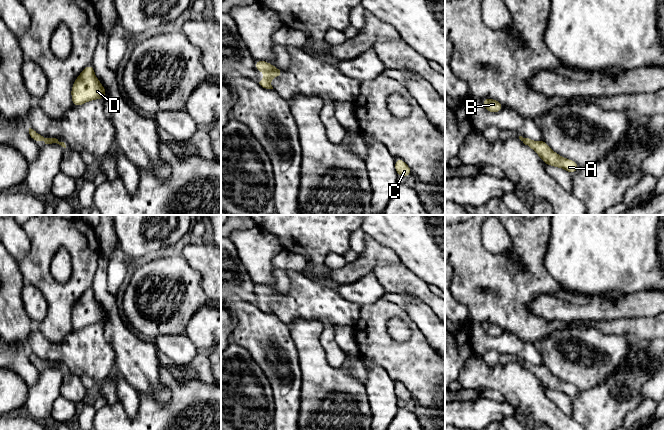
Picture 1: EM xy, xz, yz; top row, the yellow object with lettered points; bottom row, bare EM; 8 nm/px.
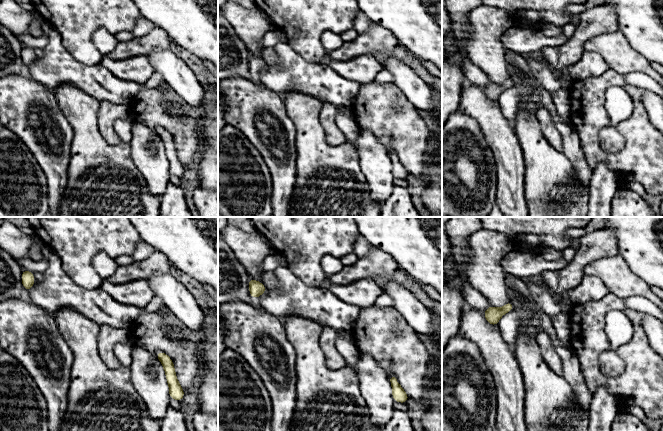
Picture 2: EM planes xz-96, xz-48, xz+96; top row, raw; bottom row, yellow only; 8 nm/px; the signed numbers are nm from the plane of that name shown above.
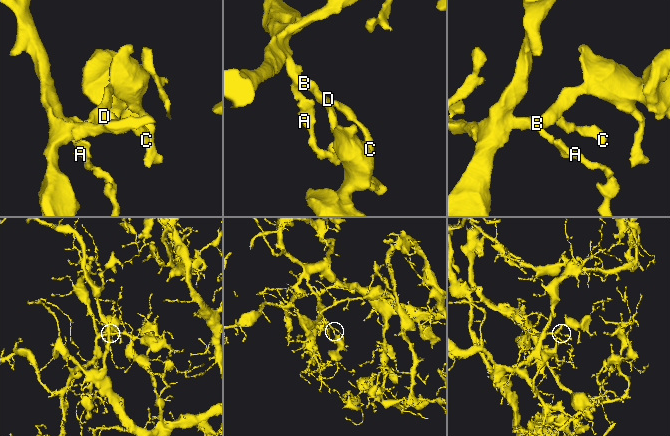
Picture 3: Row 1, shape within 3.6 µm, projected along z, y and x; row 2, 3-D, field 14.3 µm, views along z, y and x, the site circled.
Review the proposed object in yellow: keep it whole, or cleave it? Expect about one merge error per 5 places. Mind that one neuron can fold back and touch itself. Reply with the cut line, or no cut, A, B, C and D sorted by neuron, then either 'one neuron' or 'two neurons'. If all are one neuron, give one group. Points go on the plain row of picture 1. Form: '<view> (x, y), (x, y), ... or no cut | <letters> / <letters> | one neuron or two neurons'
no cut | A B C D | one neuron

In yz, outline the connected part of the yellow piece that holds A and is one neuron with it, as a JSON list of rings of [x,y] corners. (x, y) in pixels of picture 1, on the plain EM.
[[[519,360],[519,363],[525,369],[533,373],[547,389],[560,391],[571,398],[577,396],[580,392],[575,385],[566,383],[554,376],[544,364],[533,365],[529,362],[523,362],[522,360]]]

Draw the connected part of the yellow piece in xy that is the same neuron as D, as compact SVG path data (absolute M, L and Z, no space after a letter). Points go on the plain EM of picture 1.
M92 288L86 290L74 305L71 313L73 331L106 321L106 313L95 300Z

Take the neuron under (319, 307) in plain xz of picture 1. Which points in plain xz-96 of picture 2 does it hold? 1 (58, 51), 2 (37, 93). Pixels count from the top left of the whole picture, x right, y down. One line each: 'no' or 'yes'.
1: yes
2: no

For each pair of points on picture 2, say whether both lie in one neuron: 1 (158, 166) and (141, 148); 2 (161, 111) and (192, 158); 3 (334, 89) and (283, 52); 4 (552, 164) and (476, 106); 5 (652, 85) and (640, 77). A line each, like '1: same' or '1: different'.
1: same
2: same
3: same
4: different
5: same

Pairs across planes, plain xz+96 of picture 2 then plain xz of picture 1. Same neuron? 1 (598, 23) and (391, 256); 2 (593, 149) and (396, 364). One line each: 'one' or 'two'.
1: one
2: one

